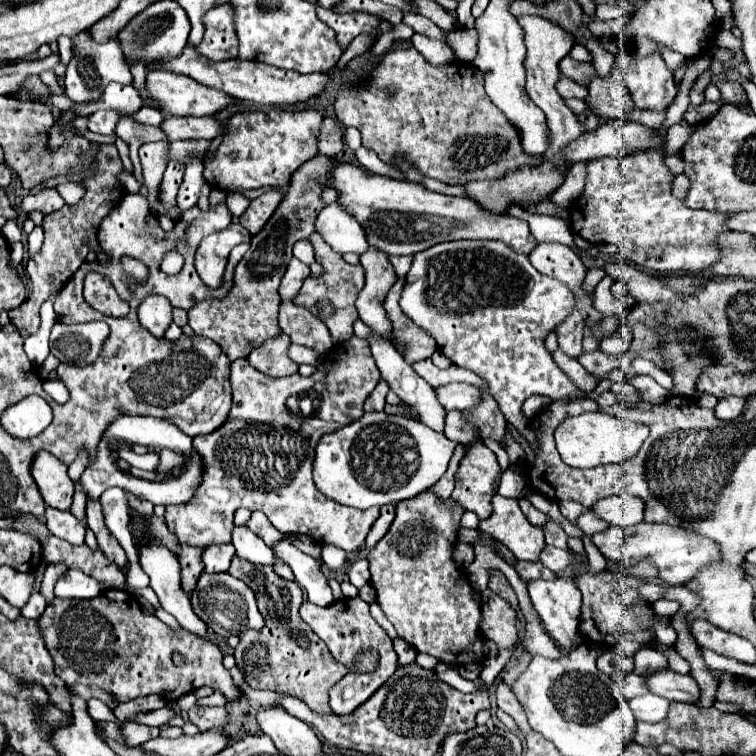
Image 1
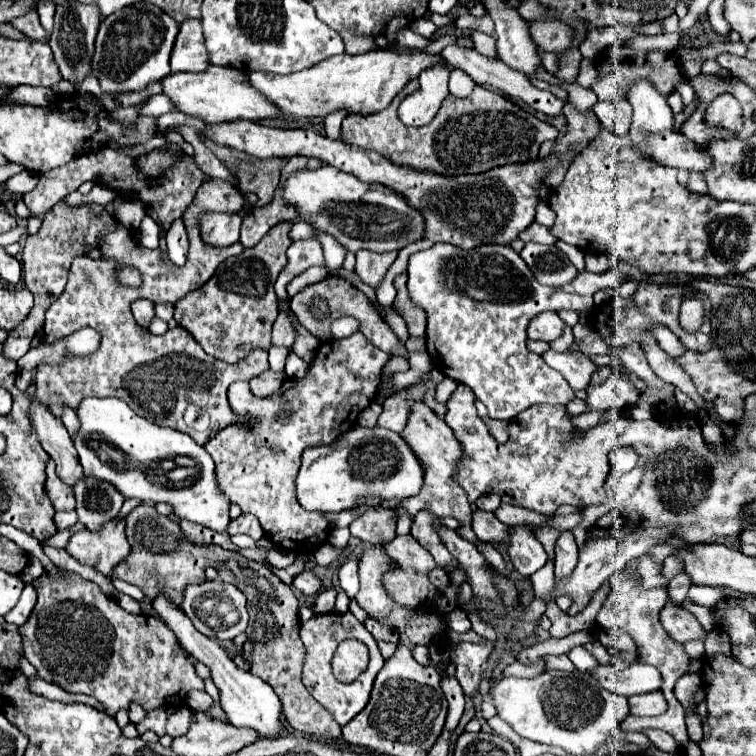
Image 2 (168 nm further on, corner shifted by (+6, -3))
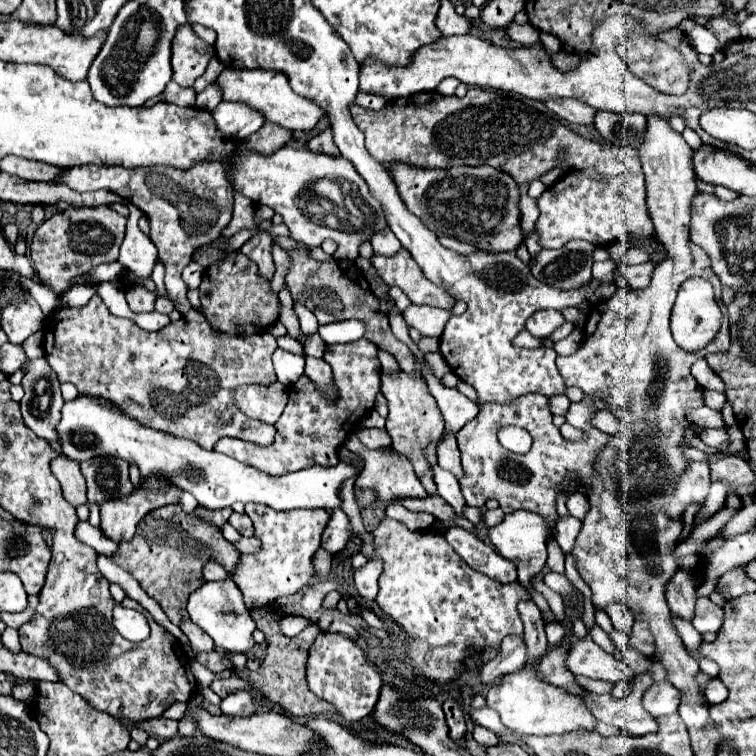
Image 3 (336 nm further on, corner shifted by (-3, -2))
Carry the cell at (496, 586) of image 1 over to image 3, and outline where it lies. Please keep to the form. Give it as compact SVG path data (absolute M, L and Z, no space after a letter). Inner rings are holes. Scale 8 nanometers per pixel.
M427 494L425 498L399 498L395 502L403 504L409 510L415 510L415 512L419 512L419 510L429 512L429 514L437 516L437 520L441 520L441 522L447 522L455 516L453 508L439 494Z

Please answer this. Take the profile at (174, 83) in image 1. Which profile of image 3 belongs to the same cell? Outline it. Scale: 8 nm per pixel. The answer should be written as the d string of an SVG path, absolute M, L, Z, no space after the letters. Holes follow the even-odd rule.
M225 68L221 76L215 80L217 86L223 90L223 100L227 102L243 102L251 108L265 114L267 122L275 122L289 130L313 130L315 124L327 116L323 108L319 108L313 100L299 96L291 90L289 80L283 72L277 70L233 70Z

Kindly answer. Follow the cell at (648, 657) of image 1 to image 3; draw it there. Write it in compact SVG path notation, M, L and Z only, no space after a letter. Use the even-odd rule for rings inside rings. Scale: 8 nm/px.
M613 602L613 604L607 606L605 612L609 614L609 618L611 618L611 622L615 624L617 630L621 630L625 634L631 634L635 618L631 616L631 612L629 612L629 608L627 608L625 602Z

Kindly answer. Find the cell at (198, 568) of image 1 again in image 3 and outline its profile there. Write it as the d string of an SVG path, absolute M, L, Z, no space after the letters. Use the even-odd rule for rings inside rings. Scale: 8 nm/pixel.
M197 506L195 510L203 516L203 520L213 520L213 524L219 526L219 528L225 524L225 520L229 518L229 514L233 512L231 508L225 508L225 510L205 510L203 506Z

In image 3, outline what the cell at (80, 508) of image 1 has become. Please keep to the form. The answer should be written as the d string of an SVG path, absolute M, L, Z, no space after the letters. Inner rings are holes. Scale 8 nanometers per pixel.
M35 358L35 360L27 360L23 366L23 380L21 386L25 390L23 400L19 402L21 406L21 414L23 414L23 422L27 428L31 428L37 436L43 436L45 440L51 440L53 448L61 454L61 446L57 442L57 432L55 432L55 424L59 422L61 416L61 406L63 406L63 398L61 398L61 390L59 390L59 380L57 374L51 370L51 366L47 364L47 360Z

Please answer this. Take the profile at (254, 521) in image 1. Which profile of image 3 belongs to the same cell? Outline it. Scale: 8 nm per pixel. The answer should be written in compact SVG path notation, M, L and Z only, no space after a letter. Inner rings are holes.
M233 512L231 514L231 518L229 518L229 524L241 534L241 536L253 536L253 532L255 532L255 528L253 528L253 524L251 524L251 518L247 516L247 514L237 514L237 512Z

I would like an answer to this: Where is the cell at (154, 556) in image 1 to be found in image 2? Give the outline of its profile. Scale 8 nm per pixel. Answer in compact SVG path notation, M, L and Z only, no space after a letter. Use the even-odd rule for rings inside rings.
M160 591L156 595L154 611L162 617L162 621L168 625L168 629L176 635L182 649L188 651L190 657L204 663L212 671L212 679L214 679L216 687L220 689L220 705L226 711L232 725L254 729L260 737L268 737L268 739L284 735L286 725L282 721L282 703L280 703L280 697L274 693L274 689L268 683L264 683L262 679L258 679L256 675L252 675L248 671L238 669L232 663L232 659L226 655L226 651L214 639L204 637L194 627L194 623L186 617L186 613L180 609L180 605L176 605L164 591Z

